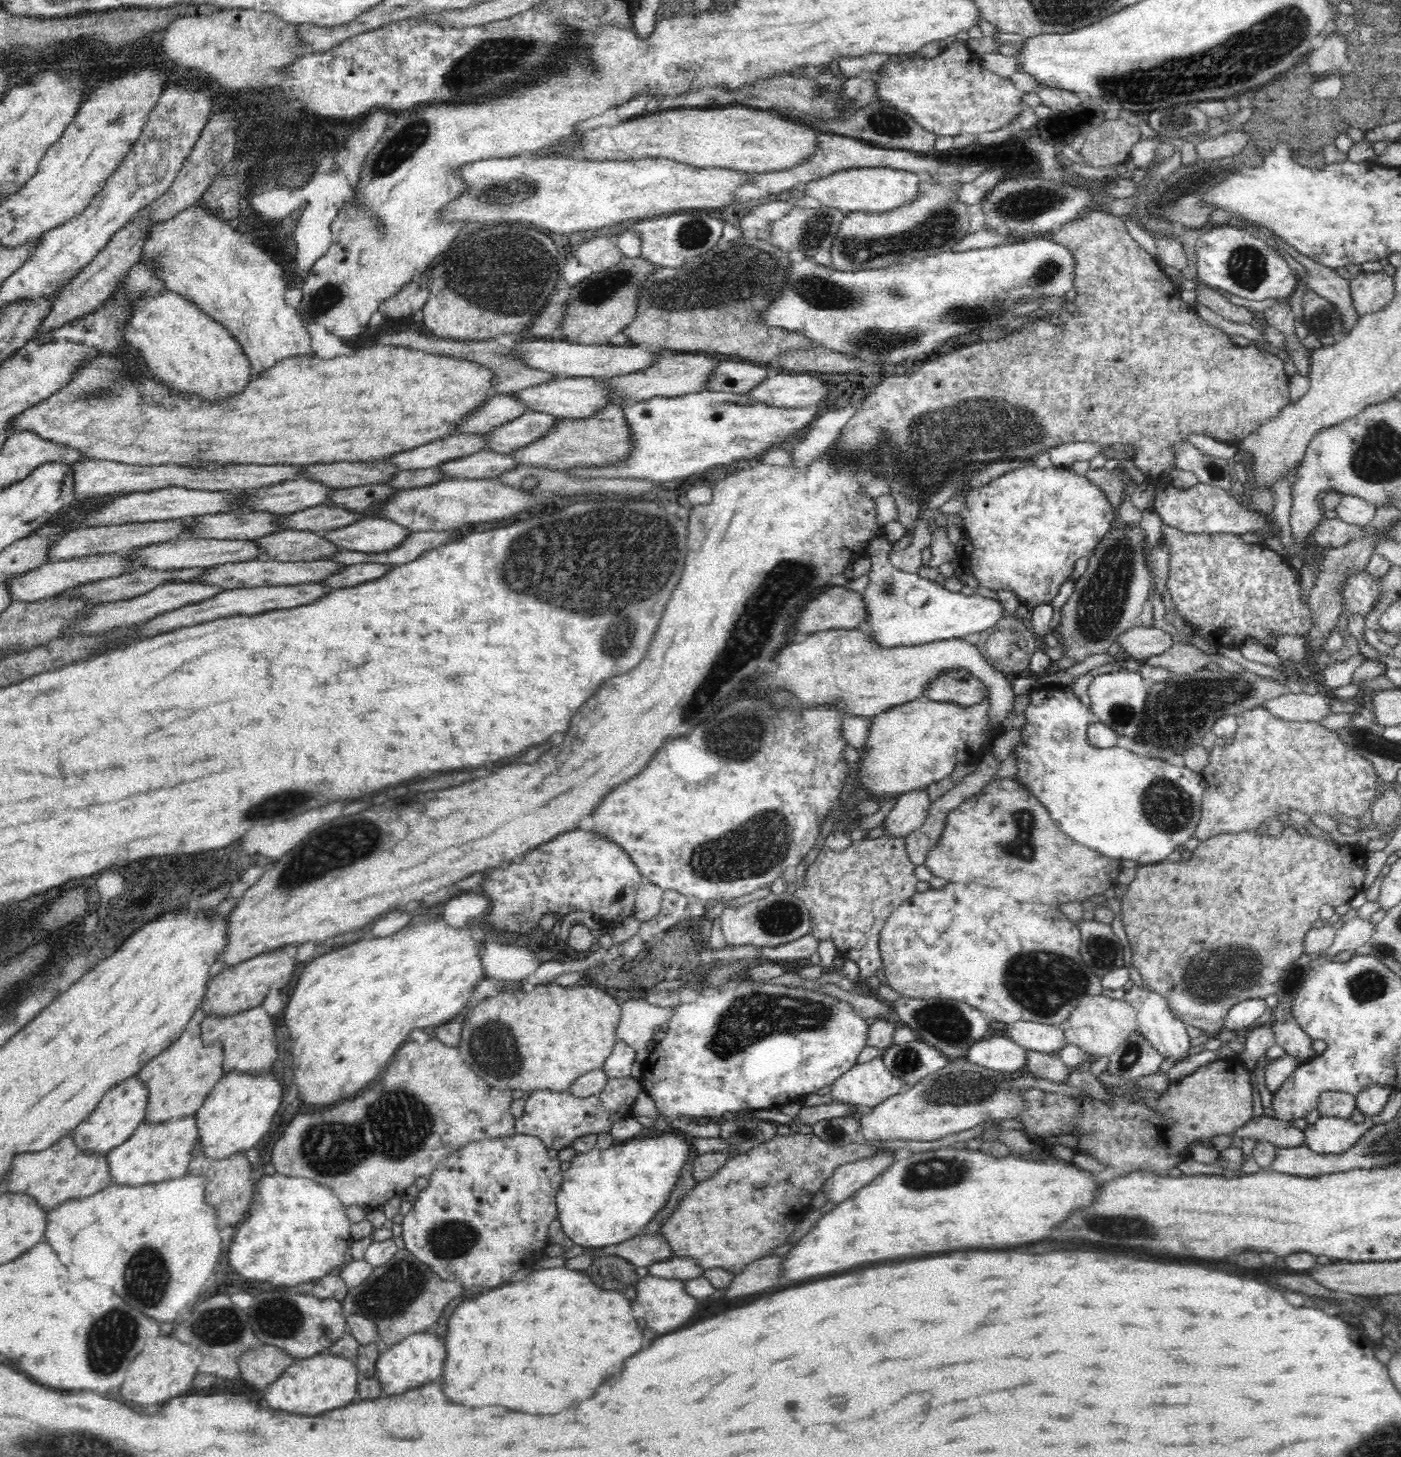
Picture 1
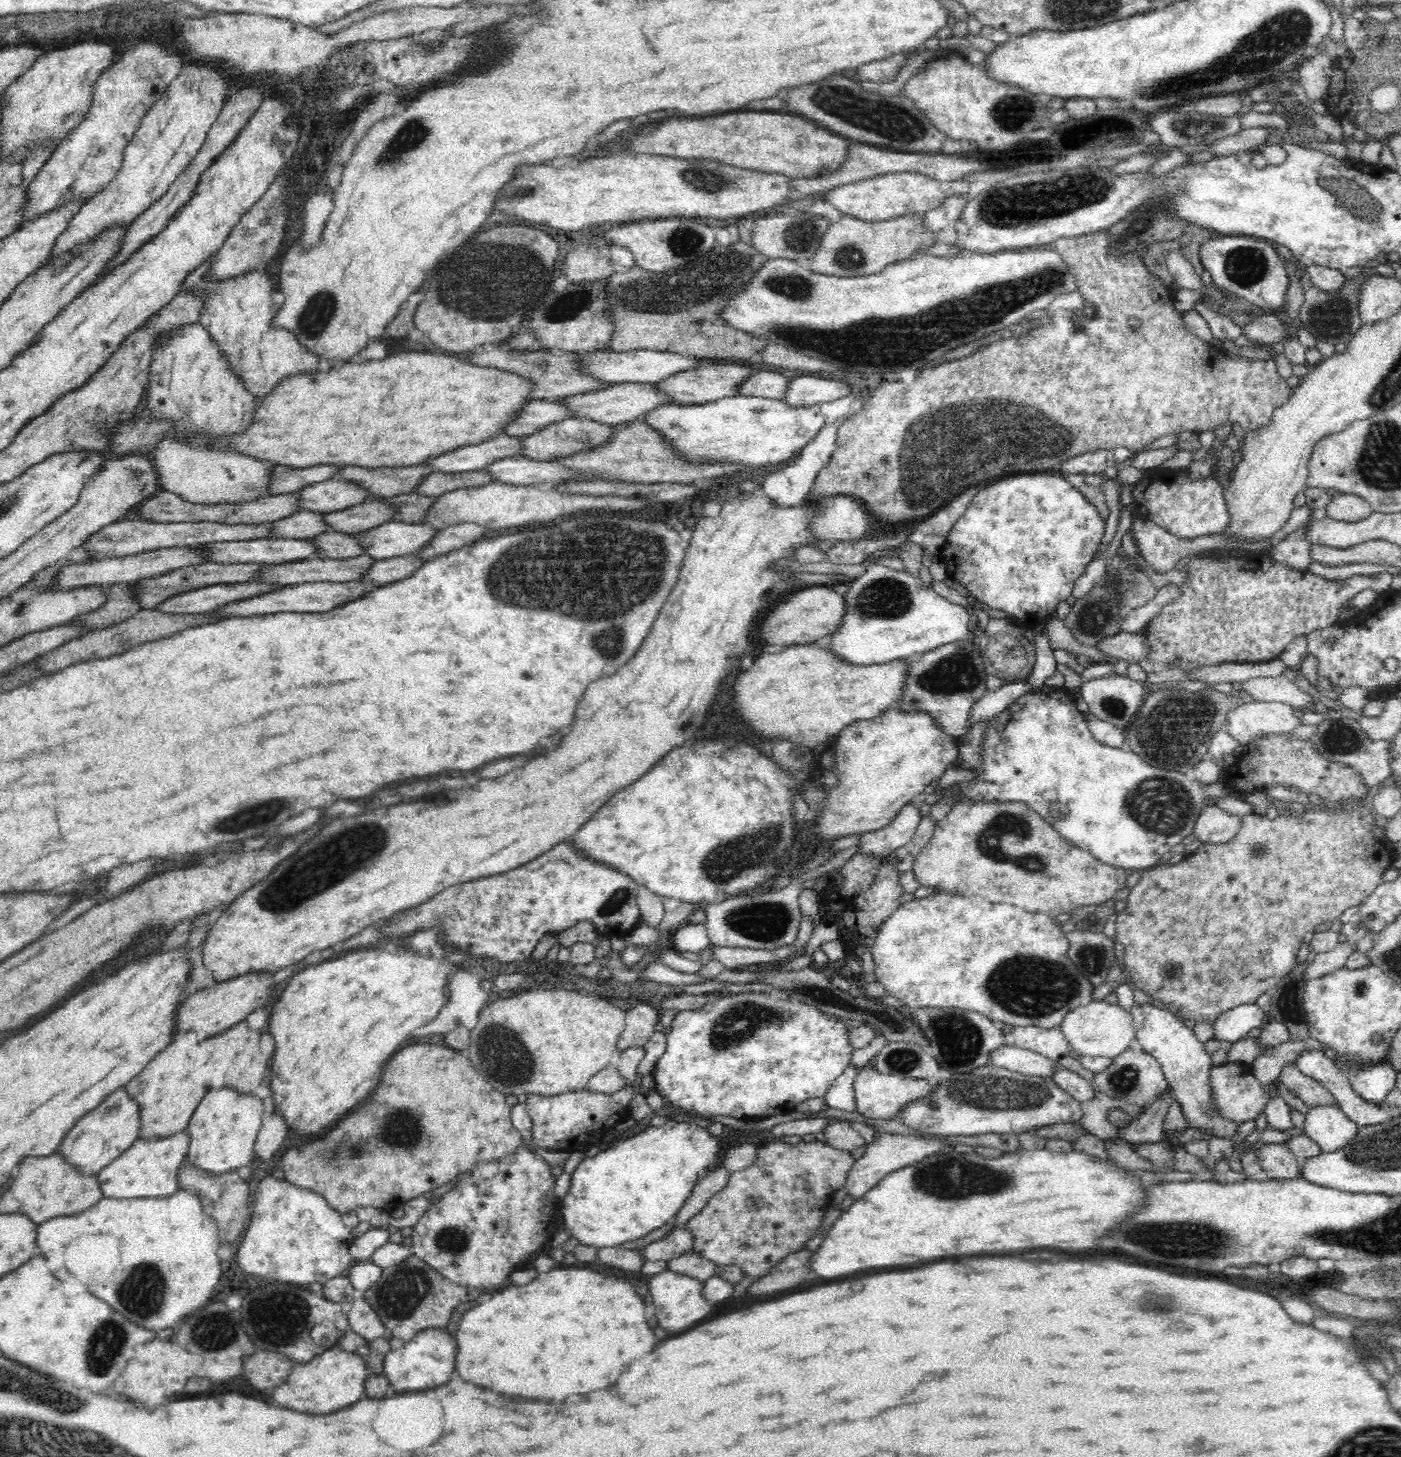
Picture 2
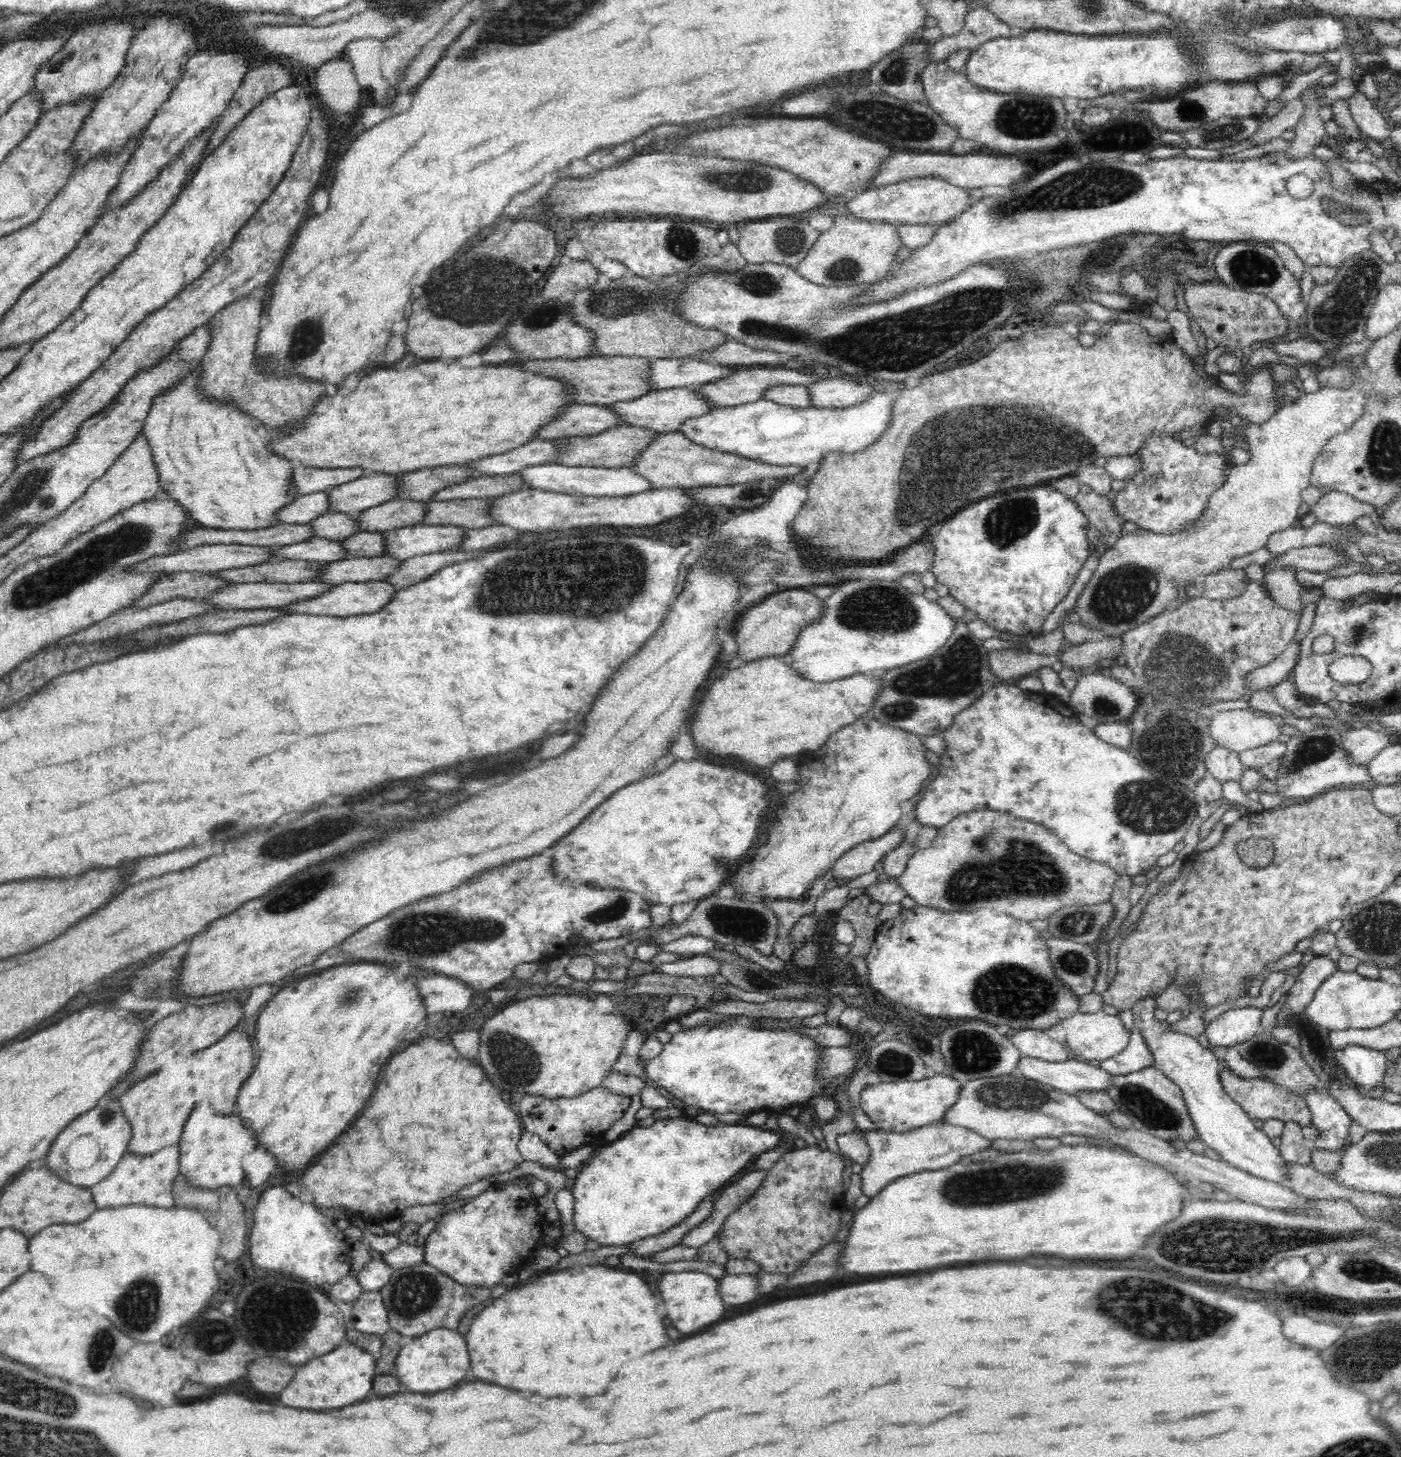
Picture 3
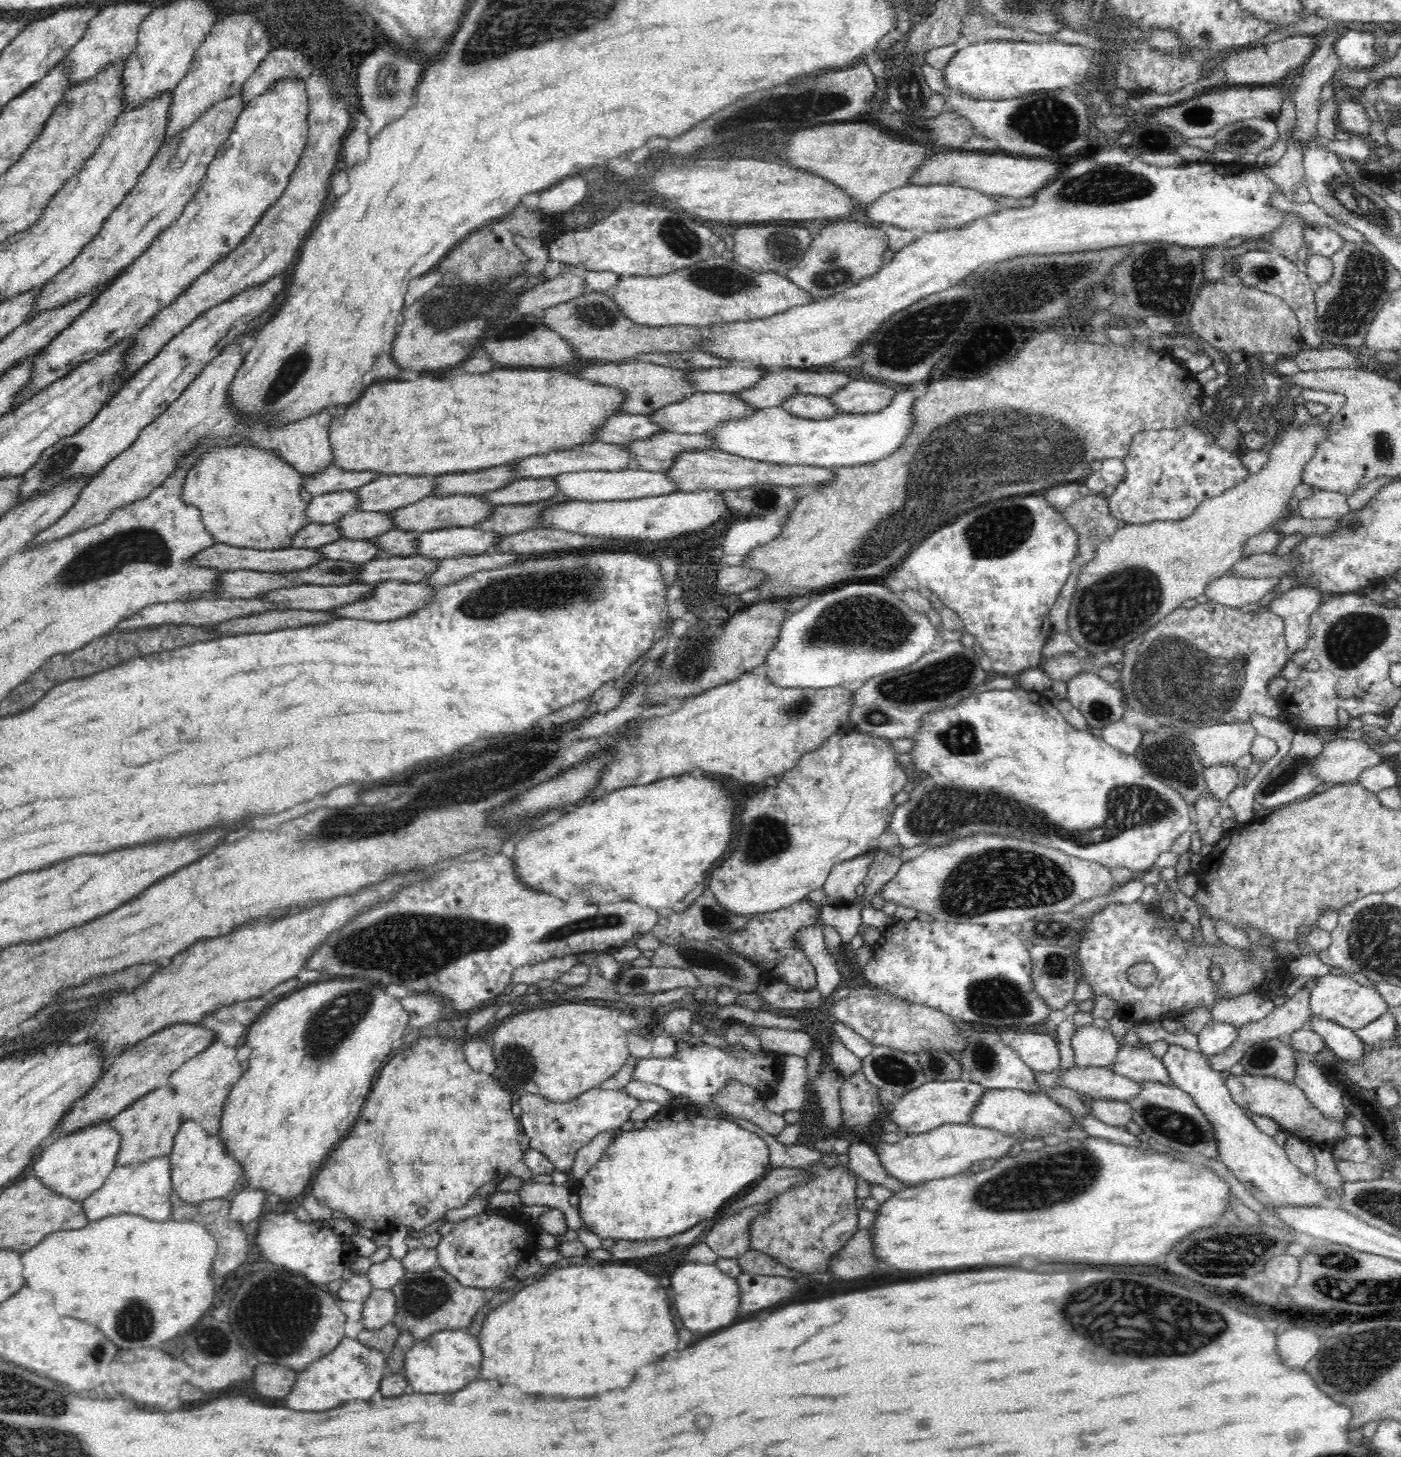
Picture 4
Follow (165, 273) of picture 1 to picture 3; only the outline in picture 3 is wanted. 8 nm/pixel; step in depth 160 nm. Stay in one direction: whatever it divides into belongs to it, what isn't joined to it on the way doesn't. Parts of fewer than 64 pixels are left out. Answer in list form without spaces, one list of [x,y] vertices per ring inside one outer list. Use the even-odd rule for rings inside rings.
[[[257,290],[227,304],[209,320],[214,334],[200,364],[200,380],[196,388],[204,398],[232,403],[237,410],[260,420],[273,431],[291,434],[306,423],[306,416],[312,410],[310,404],[314,404],[320,394],[332,396],[336,390],[332,384],[324,388],[324,384],[312,384],[312,380],[280,380],[280,375],[264,376],[264,372],[260,372],[260,364],[256,364],[256,340],[261,331],[262,301],[262,293]]]

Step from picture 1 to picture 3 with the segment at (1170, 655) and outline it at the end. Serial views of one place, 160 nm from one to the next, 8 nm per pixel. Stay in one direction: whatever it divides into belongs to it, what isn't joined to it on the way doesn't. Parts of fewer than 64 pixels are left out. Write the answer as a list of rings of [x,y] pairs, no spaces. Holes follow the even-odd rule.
[[[1293,640],[1288,648],[1272,664],[1259,666],[1244,676],[1244,682],[1250,692],[1262,690],[1262,688],[1280,684],[1288,680],[1288,674],[1292,672],[1299,656],[1299,644]]]

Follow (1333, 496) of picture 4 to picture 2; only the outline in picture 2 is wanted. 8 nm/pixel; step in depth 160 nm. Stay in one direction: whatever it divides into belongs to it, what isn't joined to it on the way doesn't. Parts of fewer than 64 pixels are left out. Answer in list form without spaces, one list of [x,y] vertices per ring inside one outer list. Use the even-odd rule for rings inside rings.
[[[1341,493],[1333,498],[1326,508],[1331,519],[1356,522],[1373,513],[1371,505],[1356,494]]]

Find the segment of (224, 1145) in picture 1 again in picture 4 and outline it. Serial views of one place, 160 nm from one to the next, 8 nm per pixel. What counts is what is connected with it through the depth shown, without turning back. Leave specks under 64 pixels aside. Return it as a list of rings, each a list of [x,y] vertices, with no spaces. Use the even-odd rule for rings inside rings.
[[[186,1120],[182,1124],[176,1134],[169,1163],[173,1193],[192,1206],[207,1200],[230,1198],[240,1181],[240,1163],[228,1155],[217,1134],[212,1136],[206,1133],[196,1121]]]

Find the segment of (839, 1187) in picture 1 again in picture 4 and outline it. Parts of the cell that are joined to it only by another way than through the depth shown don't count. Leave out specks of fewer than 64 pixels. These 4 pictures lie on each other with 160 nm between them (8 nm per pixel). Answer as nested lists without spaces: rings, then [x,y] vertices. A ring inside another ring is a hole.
[[[971,1122],[946,1123],[920,1134],[901,1135],[900,1141],[893,1144],[882,1141],[875,1147],[875,1153],[890,1176],[898,1178],[906,1185],[916,1185],[964,1173],[976,1160],[985,1158],[998,1160],[1006,1156],[1008,1148],[1016,1140],[1022,1138],[1014,1138],[1011,1134],[991,1128],[982,1128]]]

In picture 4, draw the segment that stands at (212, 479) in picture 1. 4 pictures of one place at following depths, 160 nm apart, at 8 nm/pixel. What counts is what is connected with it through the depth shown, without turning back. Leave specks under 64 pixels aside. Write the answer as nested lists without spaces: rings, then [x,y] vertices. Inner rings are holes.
[[[332,464],[316,475],[304,475],[302,484],[315,497],[326,492],[354,491],[355,488],[378,479],[380,475],[382,475],[380,472],[350,471]]]

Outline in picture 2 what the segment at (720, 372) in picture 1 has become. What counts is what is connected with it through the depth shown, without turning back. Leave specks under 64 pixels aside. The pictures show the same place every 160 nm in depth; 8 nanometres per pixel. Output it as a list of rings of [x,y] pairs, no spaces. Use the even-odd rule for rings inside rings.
[[[756,371],[756,374],[739,388],[739,394],[782,400],[790,388],[790,382],[790,379],[773,371]]]

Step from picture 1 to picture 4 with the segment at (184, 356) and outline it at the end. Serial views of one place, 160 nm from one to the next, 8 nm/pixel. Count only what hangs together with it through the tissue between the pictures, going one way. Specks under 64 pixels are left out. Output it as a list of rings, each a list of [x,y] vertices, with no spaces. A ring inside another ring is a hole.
[[[222,438],[206,442],[186,456],[187,460],[195,460],[195,465],[184,481],[183,501],[200,509],[202,523],[218,543],[265,551],[290,548],[292,538],[310,523],[306,508],[313,496],[302,484],[302,474],[268,449],[254,445],[212,447],[214,441],[220,440]]]

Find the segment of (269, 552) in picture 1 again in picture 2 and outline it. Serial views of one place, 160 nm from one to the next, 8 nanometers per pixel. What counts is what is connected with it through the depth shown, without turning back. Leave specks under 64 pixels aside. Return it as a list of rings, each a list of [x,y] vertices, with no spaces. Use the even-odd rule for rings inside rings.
[[[342,532],[322,533],[309,538],[309,541],[313,542],[317,549],[314,554],[307,556],[308,559],[315,557],[345,559],[364,553],[353,535]]]

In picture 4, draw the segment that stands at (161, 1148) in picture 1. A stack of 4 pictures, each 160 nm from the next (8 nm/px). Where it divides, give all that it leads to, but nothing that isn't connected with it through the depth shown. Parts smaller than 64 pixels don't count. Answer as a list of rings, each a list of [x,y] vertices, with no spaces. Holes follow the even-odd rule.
[[[159,1156],[127,1167],[116,1166],[105,1184],[82,1201],[86,1219],[90,1222],[120,1214],[132,1214],[158,1222],[170,1220],[172,1208],[169,1198],[173,1193],[171,1179],[168,1156]]]

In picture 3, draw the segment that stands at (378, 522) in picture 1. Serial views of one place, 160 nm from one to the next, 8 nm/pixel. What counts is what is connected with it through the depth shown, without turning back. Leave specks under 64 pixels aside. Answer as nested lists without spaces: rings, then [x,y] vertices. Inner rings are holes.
[[[416,525],[383,533],[386,556],[407,558],[436,551],[448,551],[461,543],[467,529],[451,525]]]

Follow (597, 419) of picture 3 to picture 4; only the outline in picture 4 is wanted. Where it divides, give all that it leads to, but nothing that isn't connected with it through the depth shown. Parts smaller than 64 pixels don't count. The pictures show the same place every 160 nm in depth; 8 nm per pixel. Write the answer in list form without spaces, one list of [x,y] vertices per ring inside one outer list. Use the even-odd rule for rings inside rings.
[[[620,413],[612,415],[599,432],[600,442],[623,445],[644,440],[653,434],[666,431],[654,424],[647,415]]]

